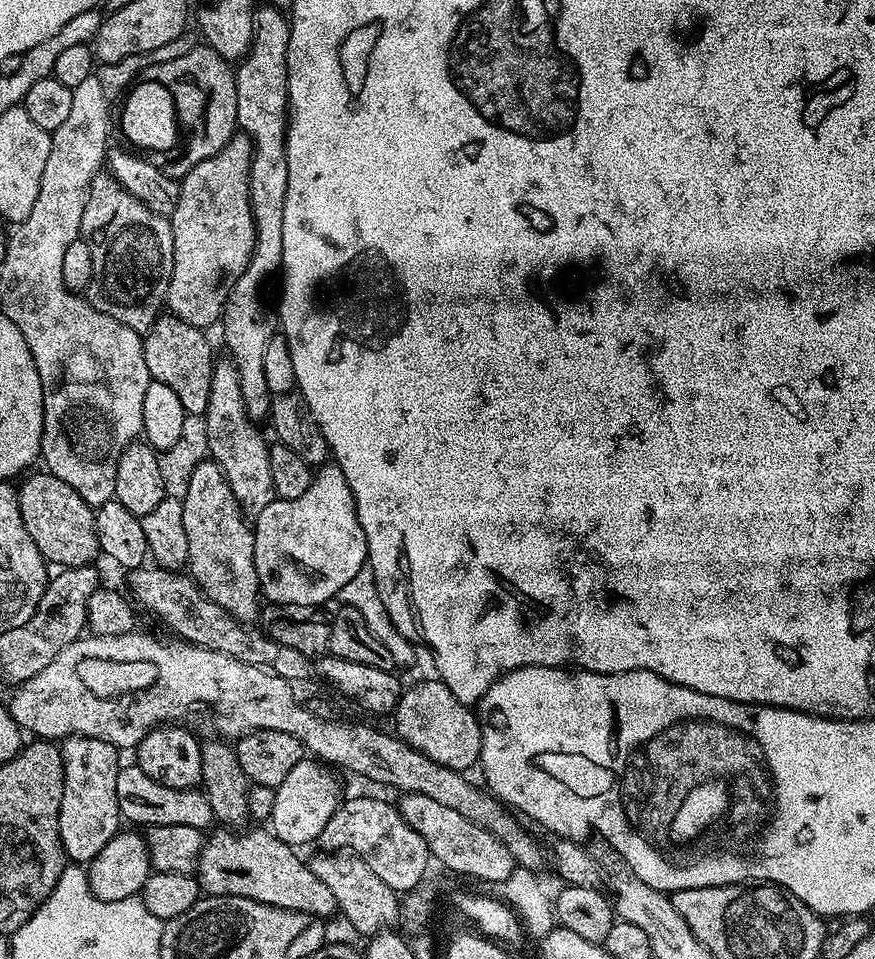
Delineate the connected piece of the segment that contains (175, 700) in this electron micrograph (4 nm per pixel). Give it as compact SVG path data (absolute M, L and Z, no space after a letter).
M133 630L117 636L81 635L74 641L46 670L34 674L34 678L23 680L15 689L12 700L7 701L8 712L14 722L25 733L33 732L33 737L63 741L69 736L89 736L105 740L118 750L135 749L142 738L150 730L159 728L161 724L179 724L187 726L200 738L223 738L235 742L240 737L258 730L282 730L282 734L297 736L301 744L316 760L328 766L337 764L348 772L357 772L376 784L389 784L397 788L397 793L417 792L426 794L426 798L434 798L434 802L442 802L442 806L450 806L450 810L458 810L462 818L470 818L478 826L482 826L494 838L498 838L510 850L521 868L540 870L546 864L546 852L532 841L530 835L520 829L521 821L505 805L490 795L483 787L475 788L467 779L465 773L455 772L446 766L438 766L430 758L423 756L418 750L410 747L405 740L368 724L343 724L337 718L318 716L311 707L300 705L296 692L289 681L276 675L275 671L258 665L248 665L231 657L230 654L218 650L206 649L202 645L188 643L179 638L172 638L167 644L156 636L147 636L141 630Z

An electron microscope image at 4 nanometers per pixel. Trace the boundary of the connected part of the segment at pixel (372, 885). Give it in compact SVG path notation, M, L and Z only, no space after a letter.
M344 852L320 854L310 858L308 863L312 872L320 881L326 883L334 894L339 913L354 926L357 935L371 937L381 931L381 928L393 927L401 919L399 895L375 874L371 863L365 857L362 859Z

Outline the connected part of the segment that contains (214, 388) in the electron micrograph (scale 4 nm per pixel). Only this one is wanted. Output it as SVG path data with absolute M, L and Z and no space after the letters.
M217 359L212 366L210 378L210 402L206 402L206 410L202 417L204 423L204 440L208 443L207 455L218 466L222 466L222 474L226 474L226 482L230 482L230 490L234 490L234 498L238 498L238 506L244 511L245 517L255 518L270 506L270 502L277 499L274 490L274 478L270 475L270 444L264 441L260 433L261 425L251 420L246 410L246 402L242 398L242 386L238 382L238 370L231 359Z

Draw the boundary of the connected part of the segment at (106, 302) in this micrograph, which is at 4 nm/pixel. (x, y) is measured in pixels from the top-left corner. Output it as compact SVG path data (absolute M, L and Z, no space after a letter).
M101 174L92 179L86 210L82 212L80 235L86 246L90 246L90 258L94 258L94 278L86 293L88 303L102 314L110 314L110 318L122 322L122 326L130 326L130 330L141 334L149 332L166 308L168 283L174 266L171 219L138 202L138 198L126 191L111 174Z

